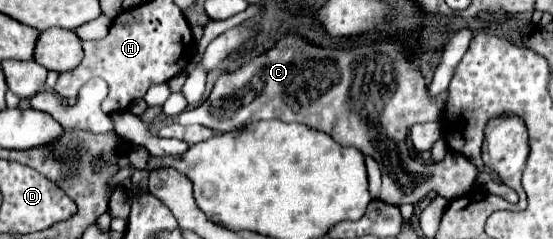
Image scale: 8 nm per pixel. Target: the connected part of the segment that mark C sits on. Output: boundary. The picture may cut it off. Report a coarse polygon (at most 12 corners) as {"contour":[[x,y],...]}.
{"contour":[[284,35],[180,125],[278,119],[376,159],[380,199],[468,193],[474,165],[412,161],[442,119],[404,45]]}

